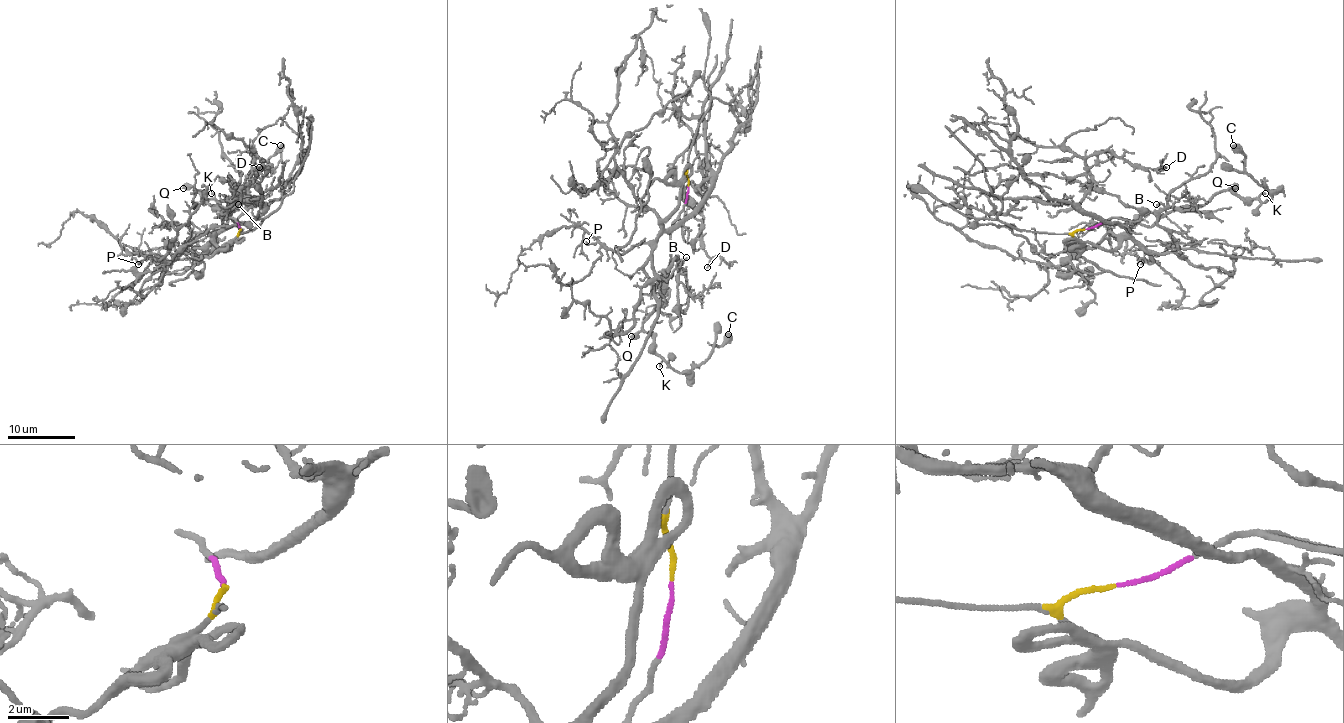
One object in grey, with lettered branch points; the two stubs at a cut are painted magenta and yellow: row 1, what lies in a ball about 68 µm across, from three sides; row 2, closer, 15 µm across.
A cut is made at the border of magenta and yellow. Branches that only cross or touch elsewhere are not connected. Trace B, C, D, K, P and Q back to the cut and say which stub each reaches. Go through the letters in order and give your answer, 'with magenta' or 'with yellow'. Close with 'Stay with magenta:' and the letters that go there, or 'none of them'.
B: with yellow
C: with magenta
D: with yellow
K: with magenta
P: with yellow
Q: with magenta
Stay with magenta: C, K, Q

